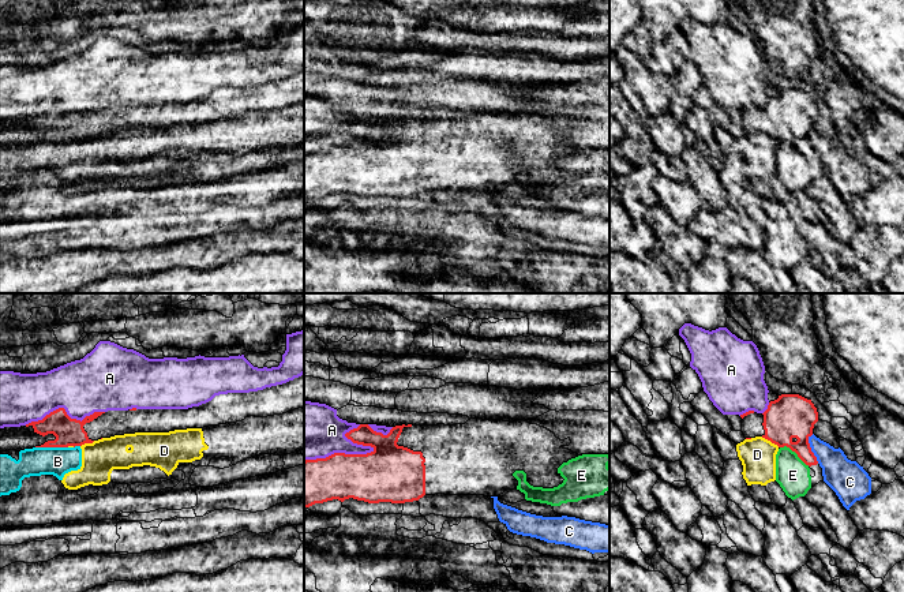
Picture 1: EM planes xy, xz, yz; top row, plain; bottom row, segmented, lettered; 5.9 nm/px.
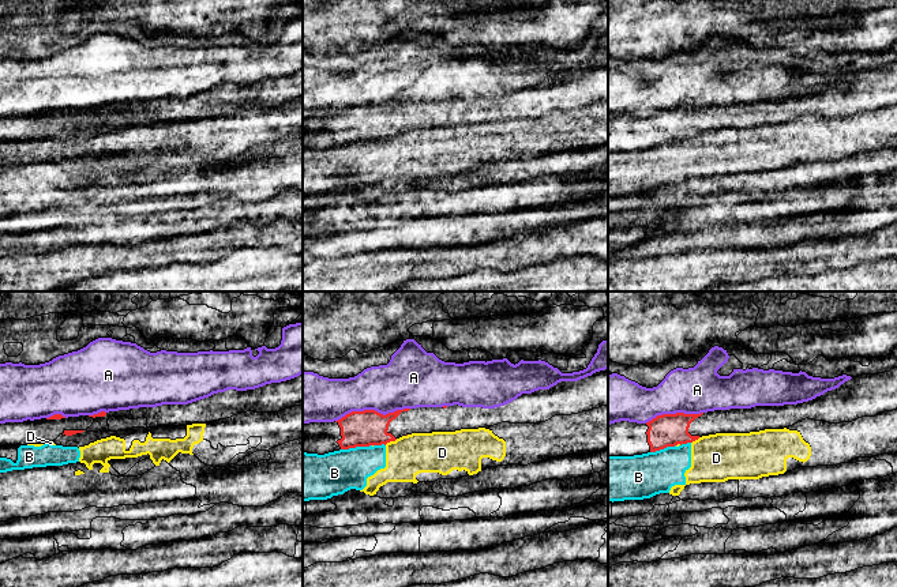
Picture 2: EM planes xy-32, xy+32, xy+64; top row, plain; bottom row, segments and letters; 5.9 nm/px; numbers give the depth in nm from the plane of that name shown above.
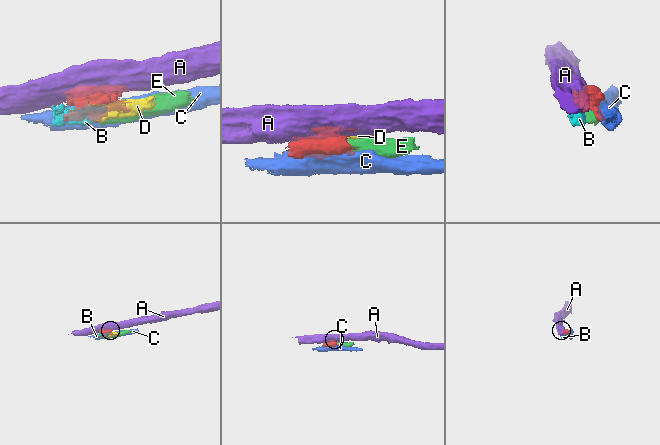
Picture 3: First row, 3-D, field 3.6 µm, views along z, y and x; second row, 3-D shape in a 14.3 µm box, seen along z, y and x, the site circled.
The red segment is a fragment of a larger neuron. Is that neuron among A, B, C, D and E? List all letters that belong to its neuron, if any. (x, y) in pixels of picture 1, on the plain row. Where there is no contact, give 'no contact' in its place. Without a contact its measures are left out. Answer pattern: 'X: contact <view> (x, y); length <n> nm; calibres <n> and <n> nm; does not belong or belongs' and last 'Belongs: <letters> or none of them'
A: contact xz (338, 148); length 420 nm; calibres 300 and 340 nm; does not belong
B: contact xy (52, 141); length 190 nm; calibres 160 and 170 nm; does not belong
C: contact yz (810, 143); length 180 nm; calibres 260 and 200 nm; does not belong
D: contact yz (771, 135); length 130 nm; calibres 260 and 200 nm; does not belong
E: contact yz (795, 146); length 200 nm; calibres 260 and 200 nm; does not belong
Belongs: none of them

